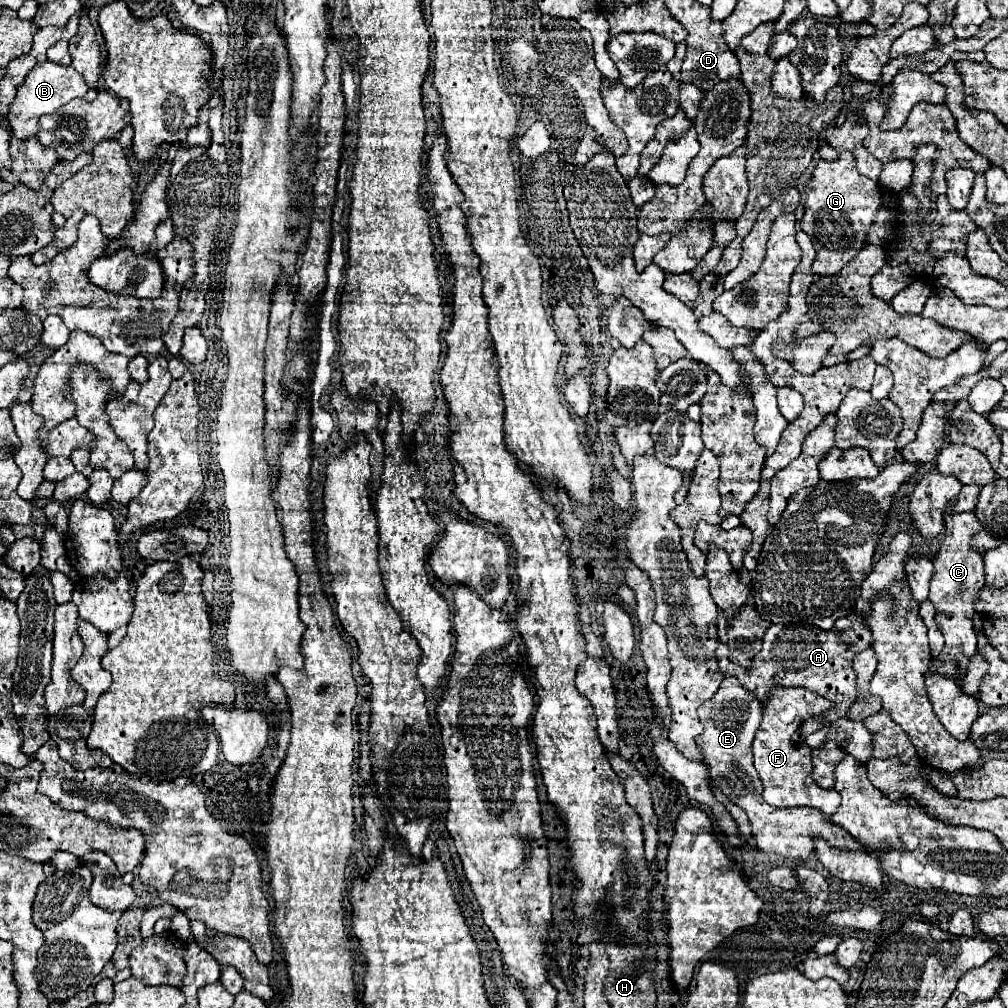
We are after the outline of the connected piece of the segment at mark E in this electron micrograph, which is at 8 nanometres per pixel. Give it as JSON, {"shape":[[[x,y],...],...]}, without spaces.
{"shape":[[[725,677],[717,693],[699,707],[699,721],[705,725],[703,735],[697,739],[701,753],[707,759],[709,775],[713,783],[721,789],[721,793],[735,805],[739,805],[753,827],[753,841],[761,851],[777,853],[791,859],[807,859],[813,853],[813,841],[825,839],[841,849],[865,849],[863,843],[855,841],[843,827],[833,825],[823,819],[823,815],[809,807],[791,807],[791,809],[775,809],[769,807],[763,797],[761,779],[753,767],[752,742],[755,731],[759,729],[759,719],[763,715],[761,703],[747,691],[735,677]]]}

